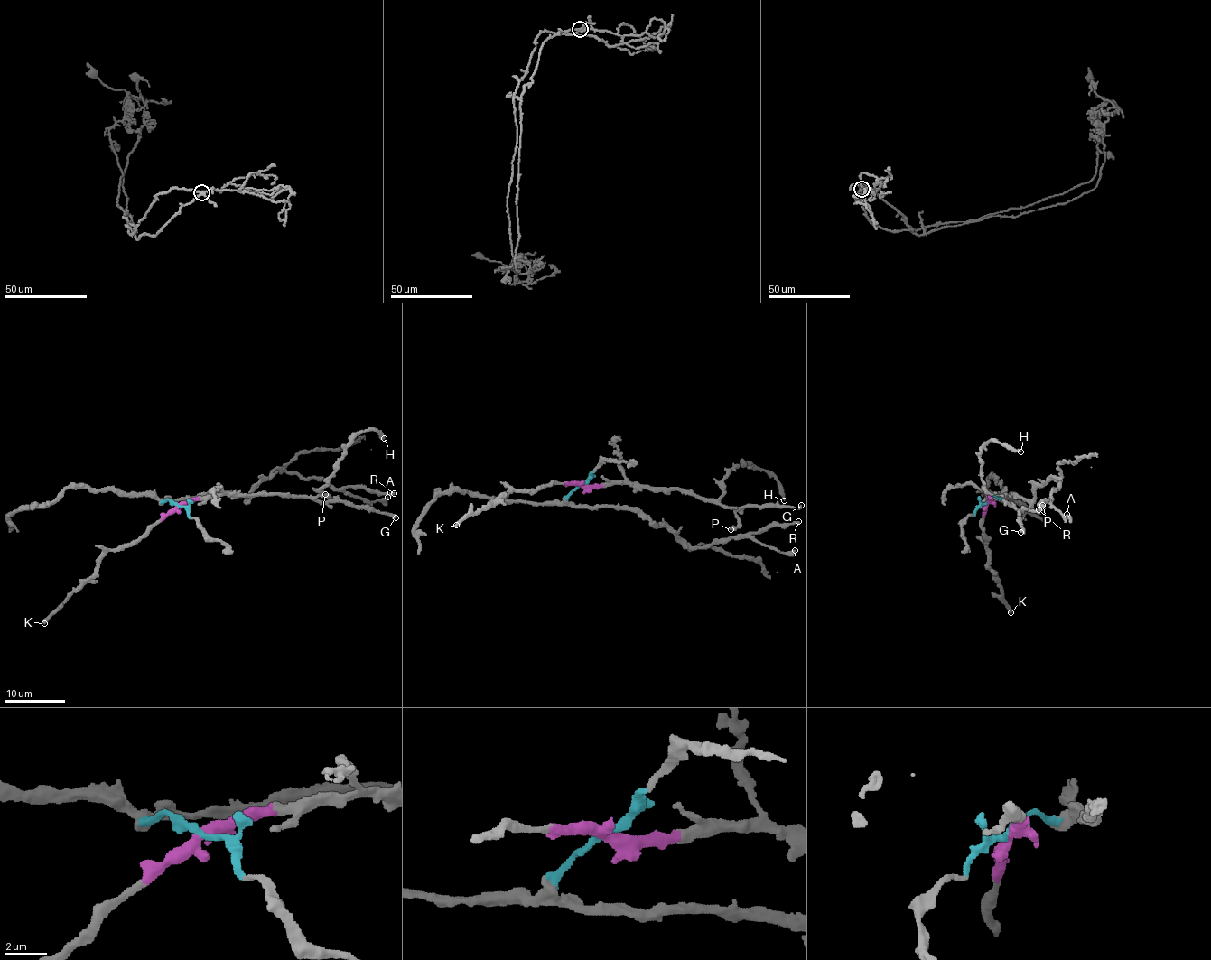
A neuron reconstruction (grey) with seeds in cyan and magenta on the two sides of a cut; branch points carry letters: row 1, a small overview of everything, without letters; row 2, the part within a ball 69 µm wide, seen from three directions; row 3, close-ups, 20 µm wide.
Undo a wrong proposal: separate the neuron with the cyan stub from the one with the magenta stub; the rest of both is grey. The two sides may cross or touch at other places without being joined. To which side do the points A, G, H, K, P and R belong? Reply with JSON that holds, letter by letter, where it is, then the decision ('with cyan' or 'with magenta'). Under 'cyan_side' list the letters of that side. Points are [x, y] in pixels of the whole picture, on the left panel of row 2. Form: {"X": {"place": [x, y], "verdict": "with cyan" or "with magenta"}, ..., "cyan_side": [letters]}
{"A": {"place": [387, 497], "verdict": "with cyan"}, "G": {"place": [395, 517], "verdict": "with magenta"}, "H": {"place": [384, 438], "verdict": "with magenta"}, "K": {"place": [44, 623], "verdict": "with magenta"}, "P": {"place": [325, 494], "verdict": "with magenta"}, "R": {"place": [394, 493], "verdict": "with cyan"}, "cyan_side": ["A", "R"]}

